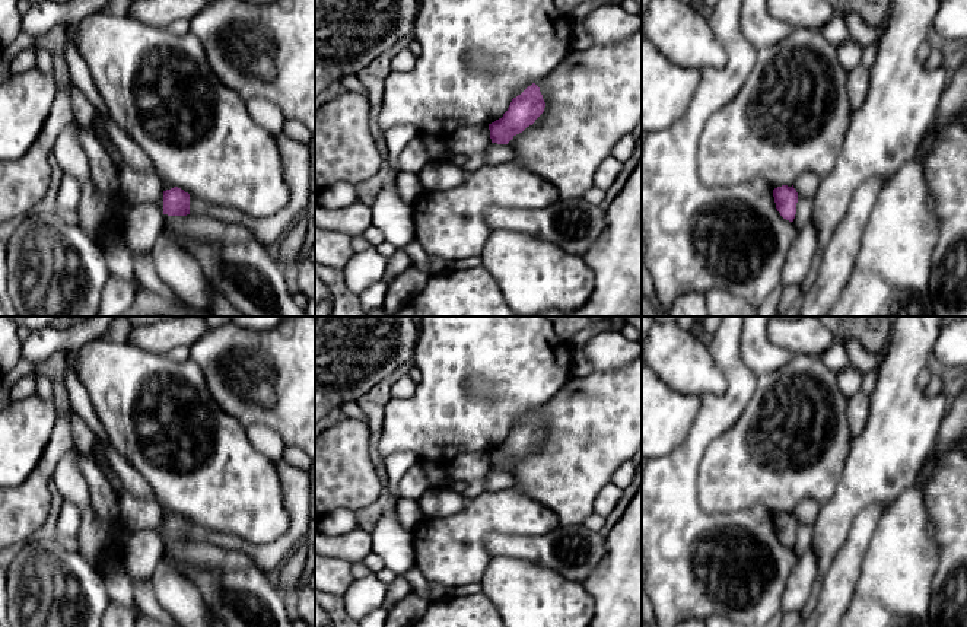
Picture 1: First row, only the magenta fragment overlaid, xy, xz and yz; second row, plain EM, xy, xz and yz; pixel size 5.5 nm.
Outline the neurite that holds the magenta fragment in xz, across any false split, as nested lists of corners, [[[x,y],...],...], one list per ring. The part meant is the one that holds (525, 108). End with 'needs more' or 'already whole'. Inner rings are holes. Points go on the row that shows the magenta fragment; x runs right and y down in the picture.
[[[532,83],[512,99],[502,118],[489,124],[492,143],[508,144],[516,134],[532,125],[544,108],[545,102],[540,87]]] | already whole

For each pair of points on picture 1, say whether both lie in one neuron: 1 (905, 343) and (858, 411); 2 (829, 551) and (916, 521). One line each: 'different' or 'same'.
1: different
2: different

